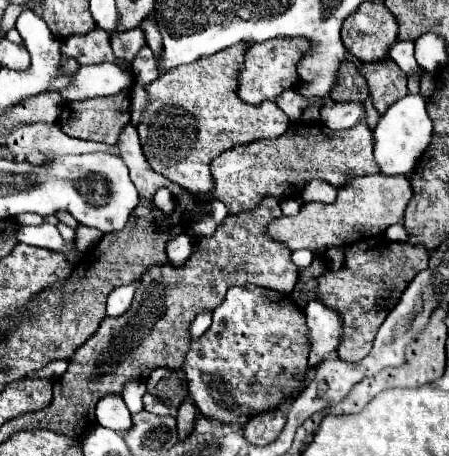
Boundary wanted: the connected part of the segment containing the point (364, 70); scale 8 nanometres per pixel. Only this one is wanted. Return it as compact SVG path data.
M387 56L377 62L359 62L357 70L365 76L371 92L371 102L383 114L393 102L407 94L407 76Z

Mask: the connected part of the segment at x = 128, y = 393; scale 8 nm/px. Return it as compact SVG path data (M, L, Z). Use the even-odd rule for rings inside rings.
M133 380L133 382L125 384L125 388L123 388L123 400L125 400L127 408L131 410L131 414L143 410L143 402L141 402L141 398L143 398L145 392L147 392L145 382L135 382L135 380Z

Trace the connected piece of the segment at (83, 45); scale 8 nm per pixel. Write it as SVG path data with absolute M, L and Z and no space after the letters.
M93 28L93 32L81 34L81 36L69 36L61 44L61 54L75 58L81 66L83 64L99 64L99 62L113 62L119 64L125 72L131 74L131 62L117 60L113 56L111 44L109 44L109 32L101 28Z

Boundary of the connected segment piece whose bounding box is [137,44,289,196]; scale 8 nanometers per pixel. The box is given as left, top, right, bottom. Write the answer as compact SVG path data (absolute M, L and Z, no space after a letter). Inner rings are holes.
M235 44L233 48L225 48L213 56L177 66L175 70L161 74L157 80L145 86L149 102L143 108L143 120L137 126L143 154L155 172L163 174L171 182L177 182L181 188L189 190L191 194L207 196L213 190L213 176L211 176L209 164L221 152L237 144L247 144L247 142L255 142L261 138L277 138L289 126L289 118L275 102L245 104L237 96L237 76L243 66L245 48L247 44Z

